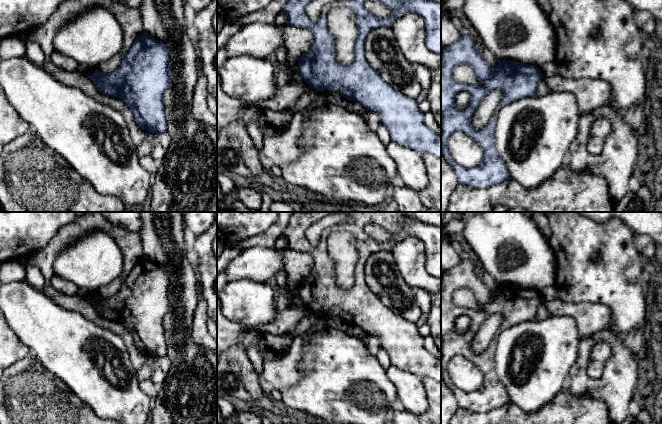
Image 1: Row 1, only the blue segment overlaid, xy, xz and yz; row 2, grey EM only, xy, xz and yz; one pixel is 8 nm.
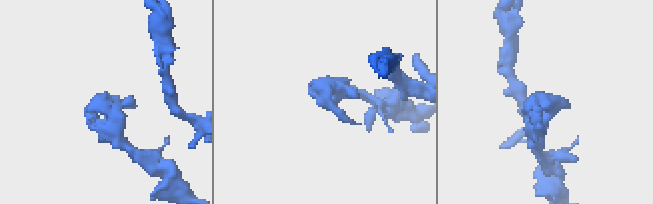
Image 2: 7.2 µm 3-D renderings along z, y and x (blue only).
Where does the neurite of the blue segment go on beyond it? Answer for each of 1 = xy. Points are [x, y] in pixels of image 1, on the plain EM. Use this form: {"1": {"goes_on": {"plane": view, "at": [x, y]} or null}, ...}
{"1": {"goes_on": null}}

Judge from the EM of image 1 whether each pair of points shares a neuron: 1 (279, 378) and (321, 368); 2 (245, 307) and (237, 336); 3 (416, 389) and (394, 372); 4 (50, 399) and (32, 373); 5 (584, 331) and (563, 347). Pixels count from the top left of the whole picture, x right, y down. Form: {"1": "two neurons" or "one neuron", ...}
{"1": "two neurons", "2": "two neurons", "3": "one neuron", "4": "one neuron", "5": "two neurons"}

